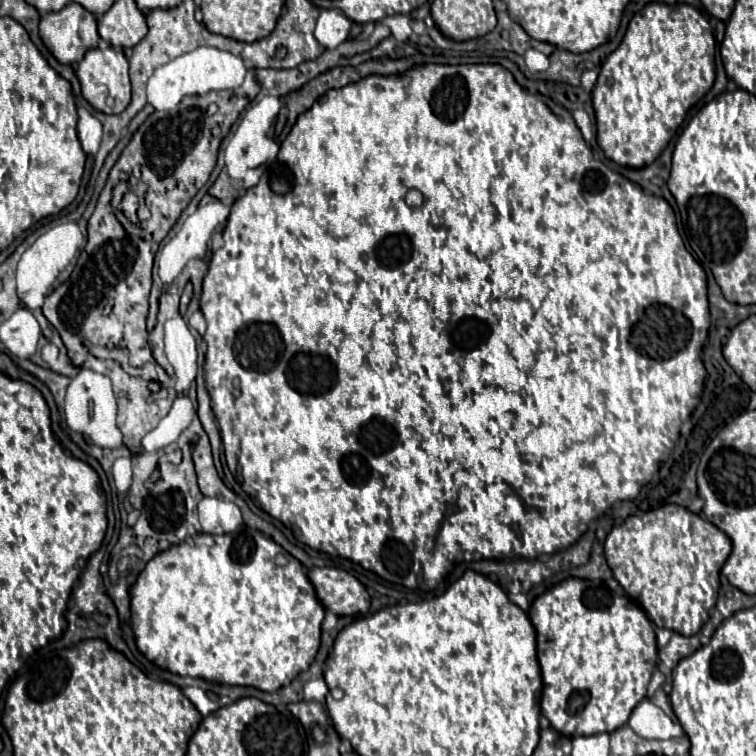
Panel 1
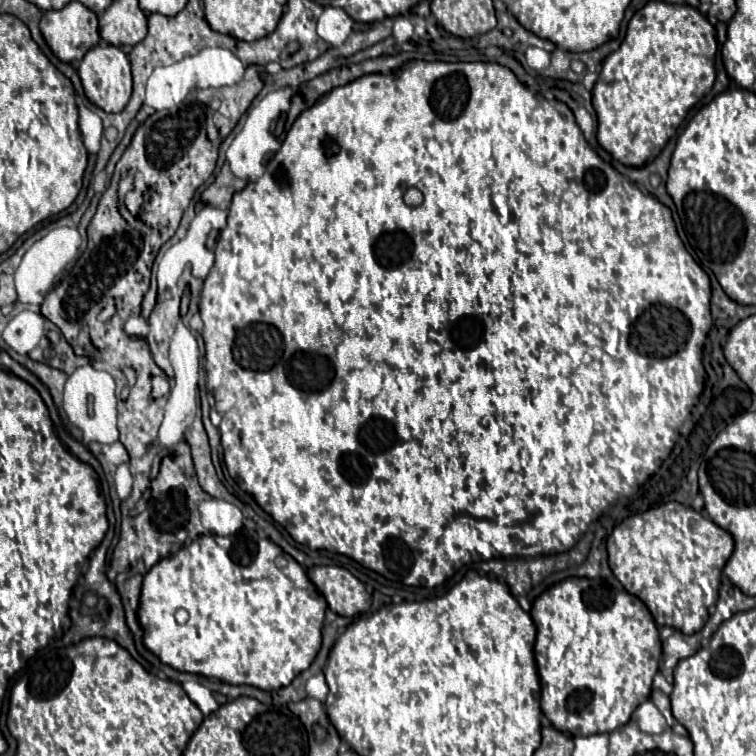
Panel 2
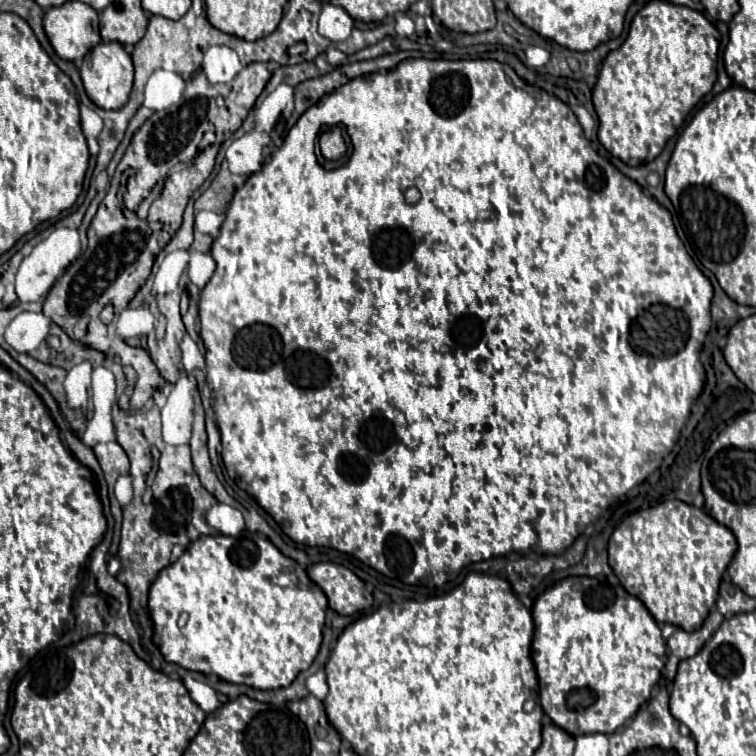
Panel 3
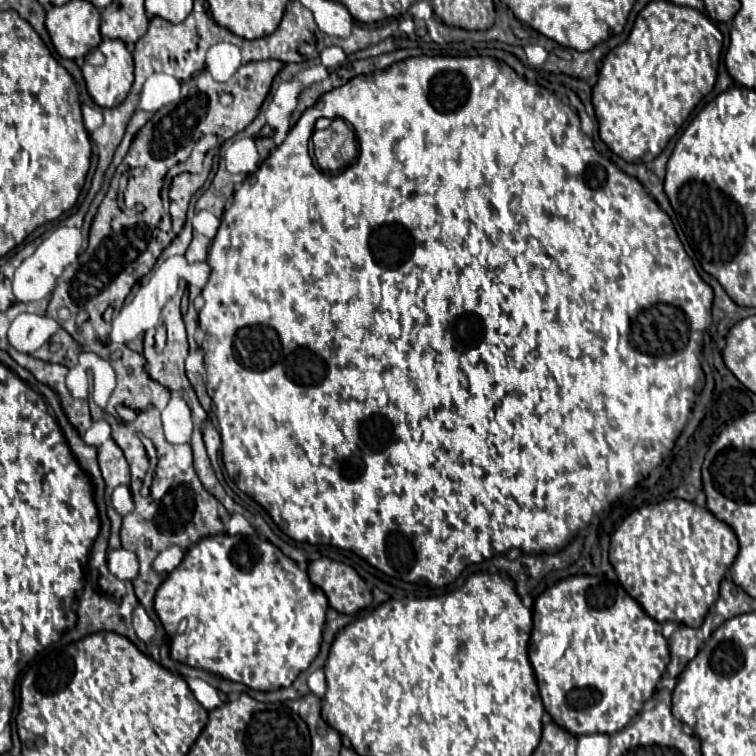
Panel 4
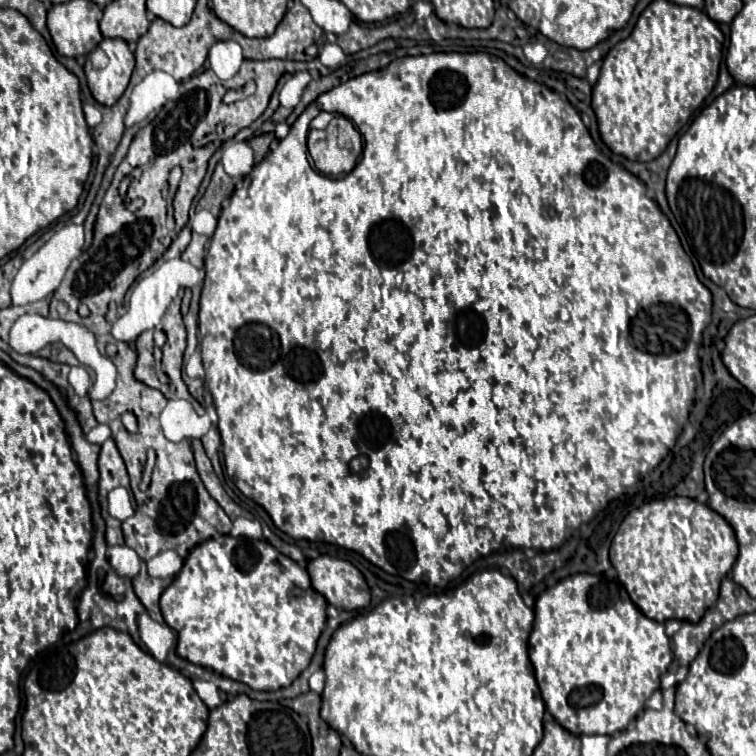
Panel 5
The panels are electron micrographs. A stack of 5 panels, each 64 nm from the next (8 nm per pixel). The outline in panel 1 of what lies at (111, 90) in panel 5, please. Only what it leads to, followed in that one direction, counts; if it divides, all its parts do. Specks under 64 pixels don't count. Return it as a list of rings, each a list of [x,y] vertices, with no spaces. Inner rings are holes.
[[[112,48],[88,50],[84,60],[78,64],[76,76],[82,86],[82,96],[104,114],[120,114],[130,104],[130,76],[128,76],[128,60],[122,52]]]

